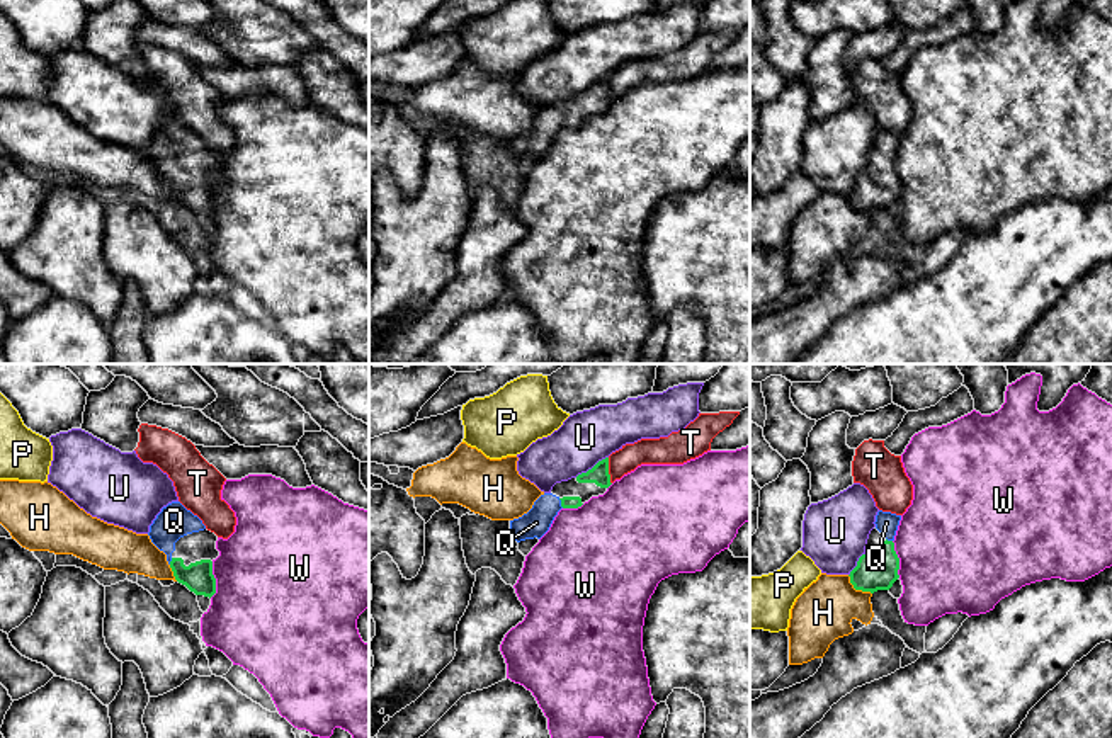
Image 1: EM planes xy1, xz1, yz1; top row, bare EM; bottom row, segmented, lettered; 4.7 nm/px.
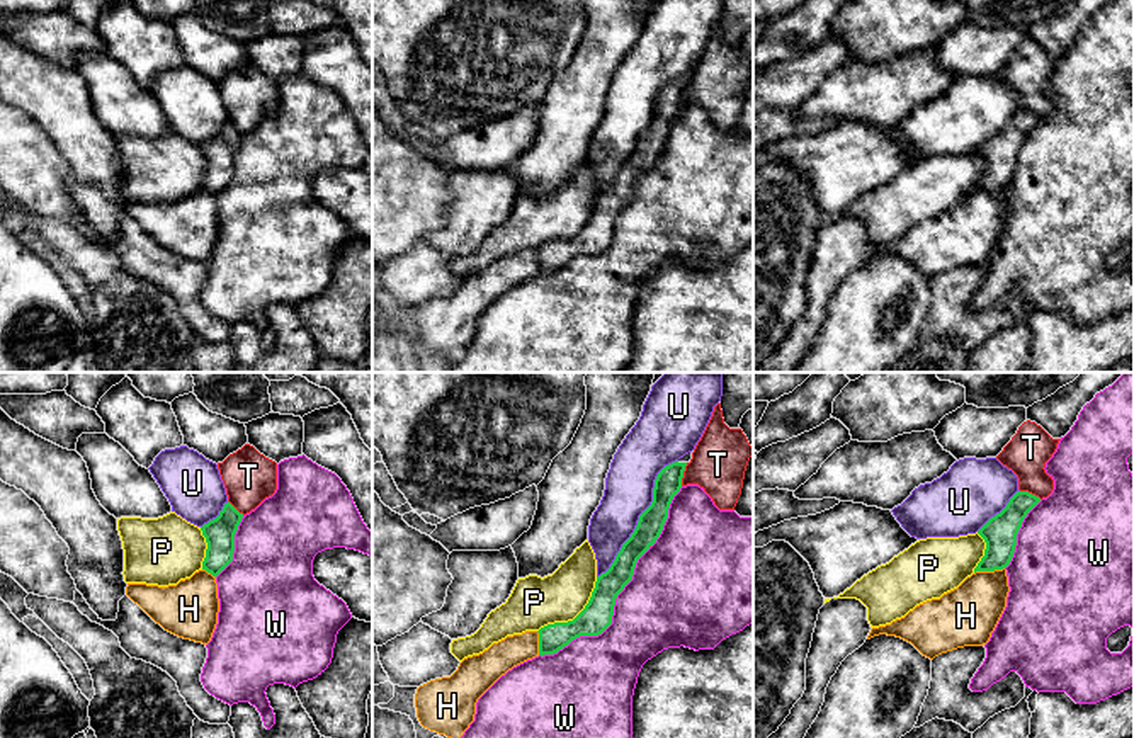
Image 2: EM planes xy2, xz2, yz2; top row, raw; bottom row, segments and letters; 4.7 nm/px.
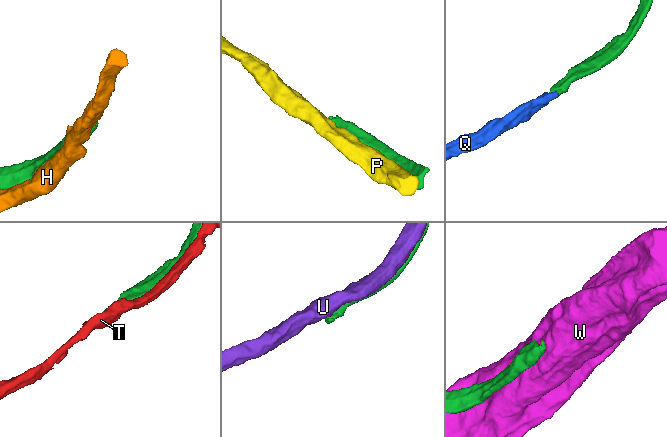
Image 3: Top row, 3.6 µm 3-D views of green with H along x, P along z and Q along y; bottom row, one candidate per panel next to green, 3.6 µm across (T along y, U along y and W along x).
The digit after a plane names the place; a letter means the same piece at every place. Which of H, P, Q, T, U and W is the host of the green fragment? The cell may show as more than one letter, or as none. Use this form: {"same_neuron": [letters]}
{"same_neuron": ["Q"]}

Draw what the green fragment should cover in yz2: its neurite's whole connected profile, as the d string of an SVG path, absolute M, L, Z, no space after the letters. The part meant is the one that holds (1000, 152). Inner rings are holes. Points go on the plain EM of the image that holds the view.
M1017 111L1006 126L978 150L986 168L974 192L1003 189L1010 184L1022 141L1039 121L1040 117L1029 111Z

